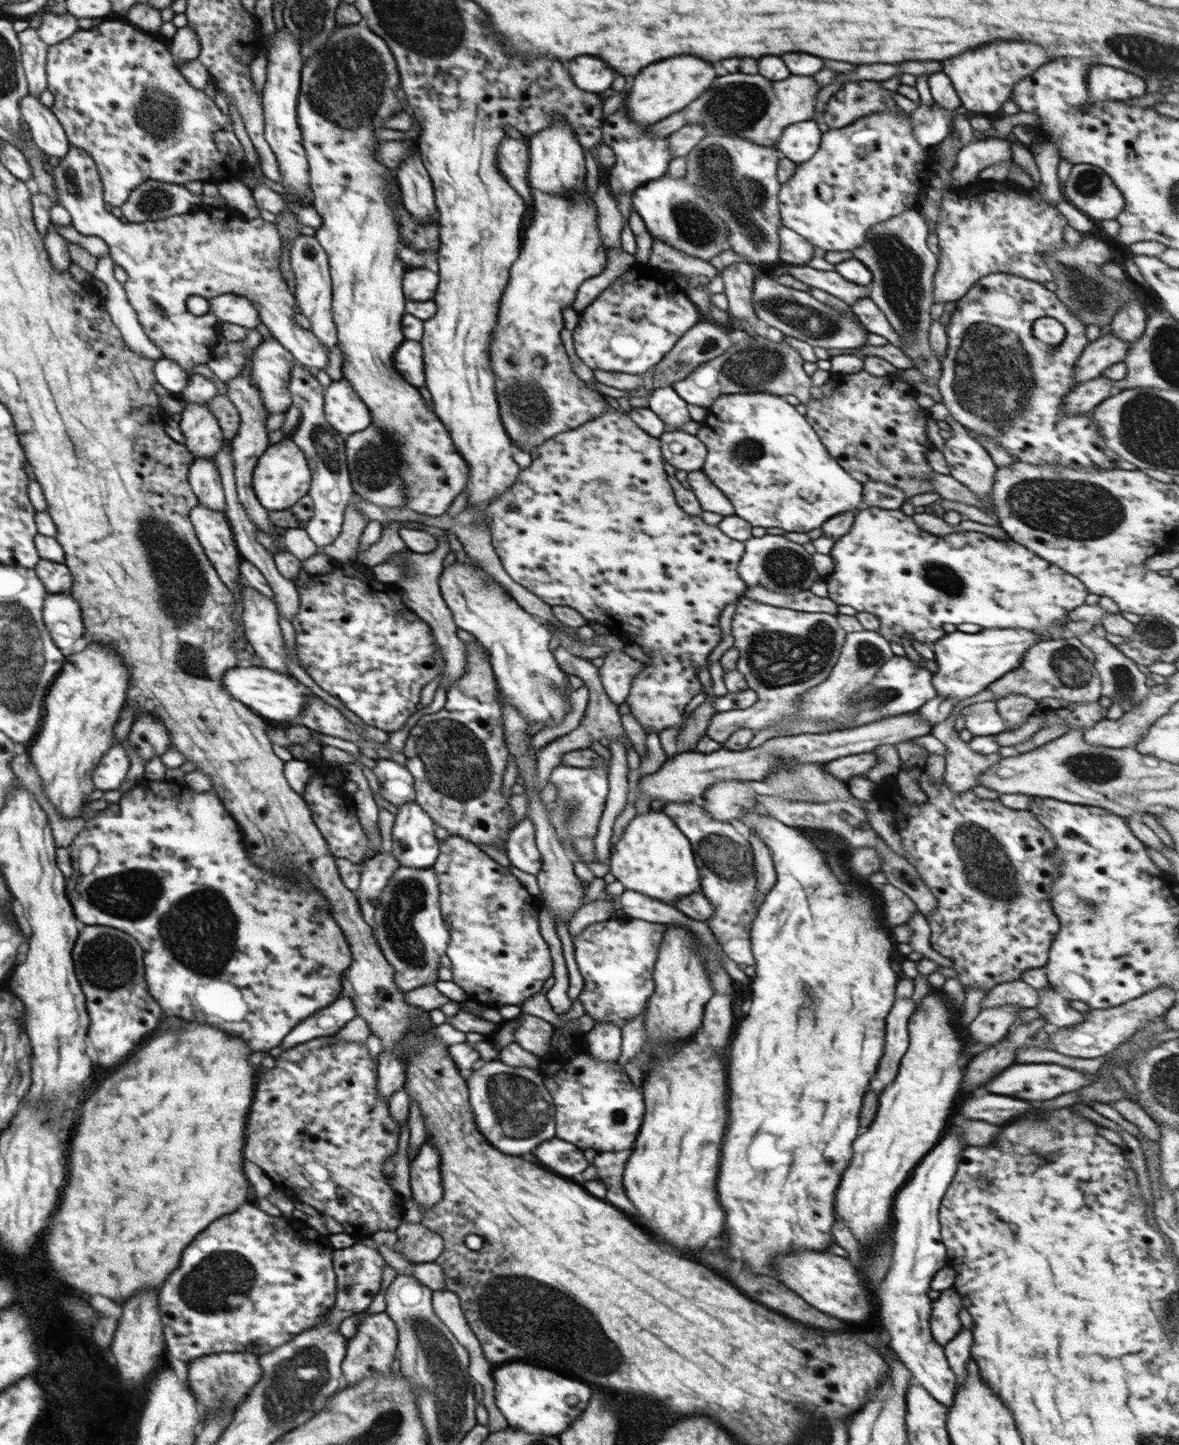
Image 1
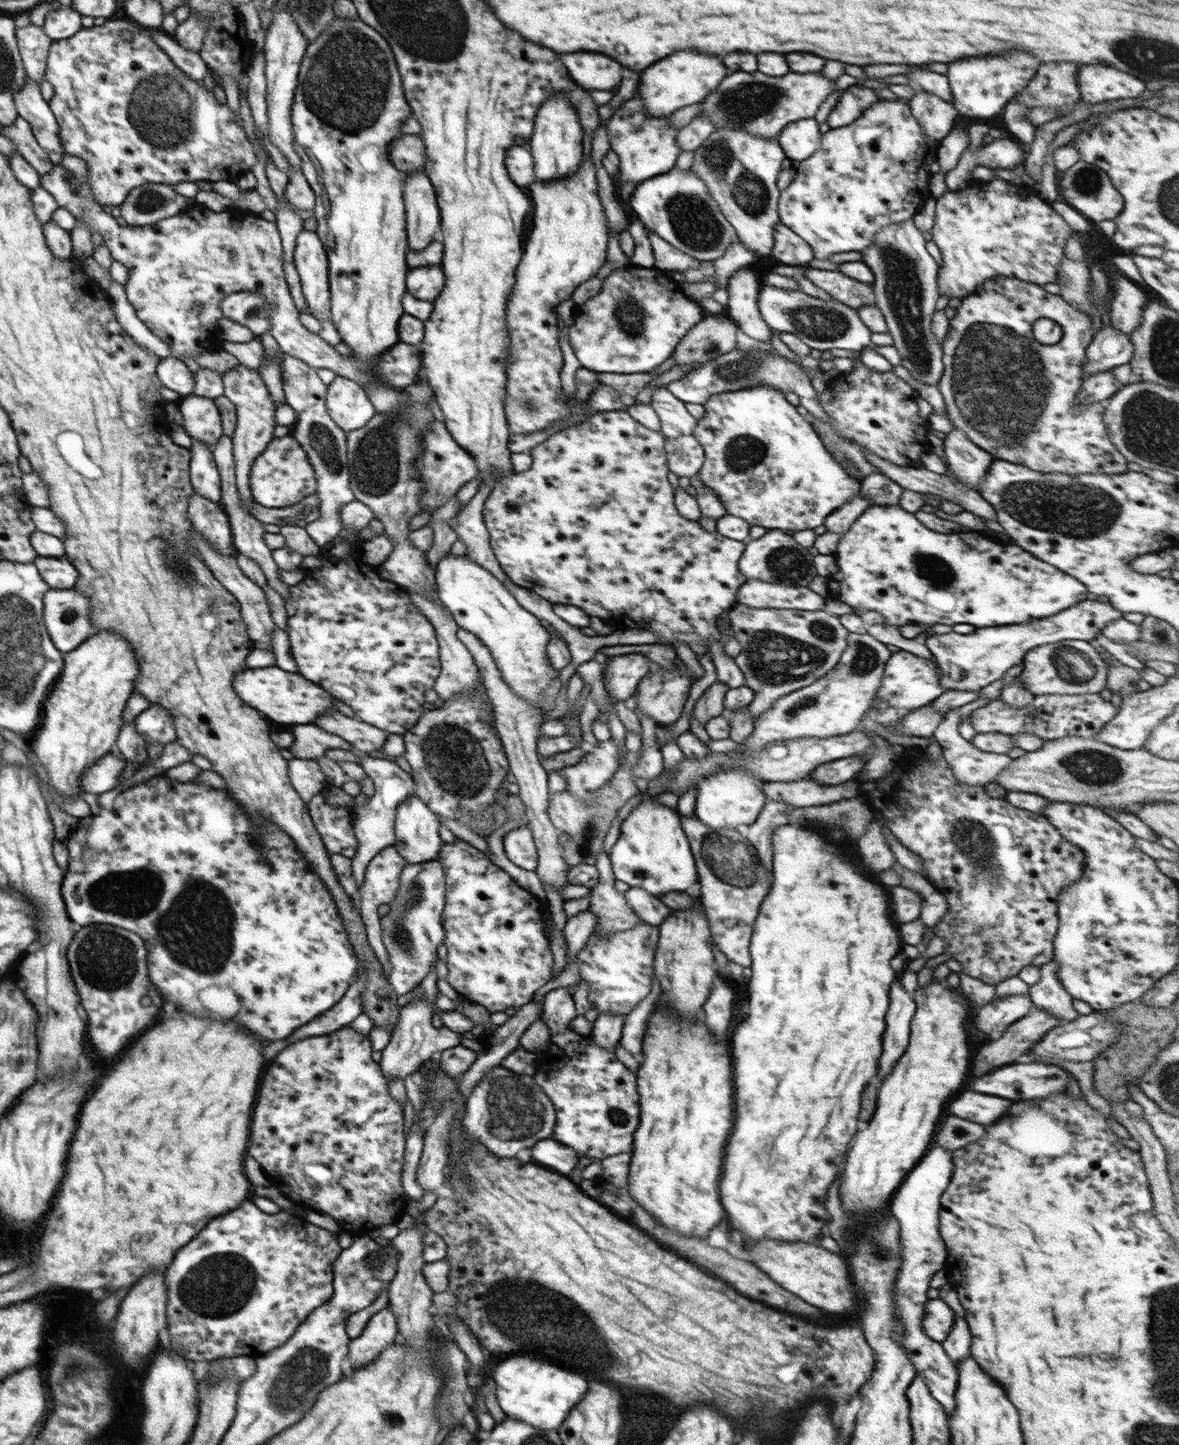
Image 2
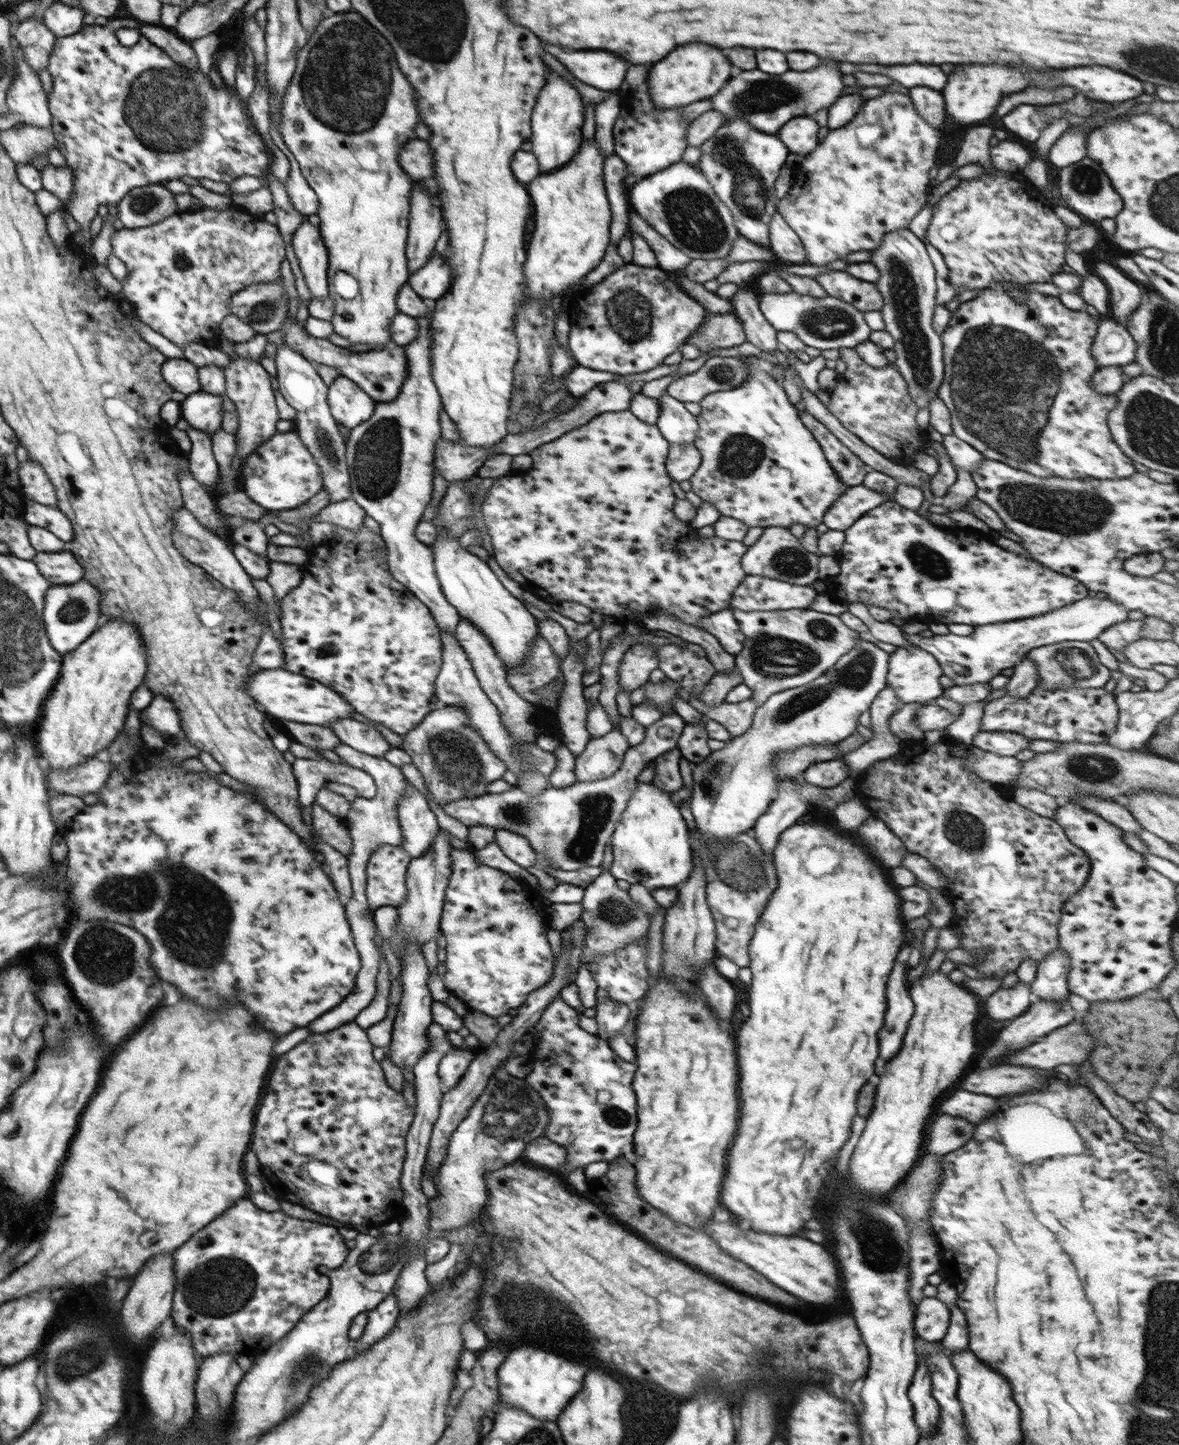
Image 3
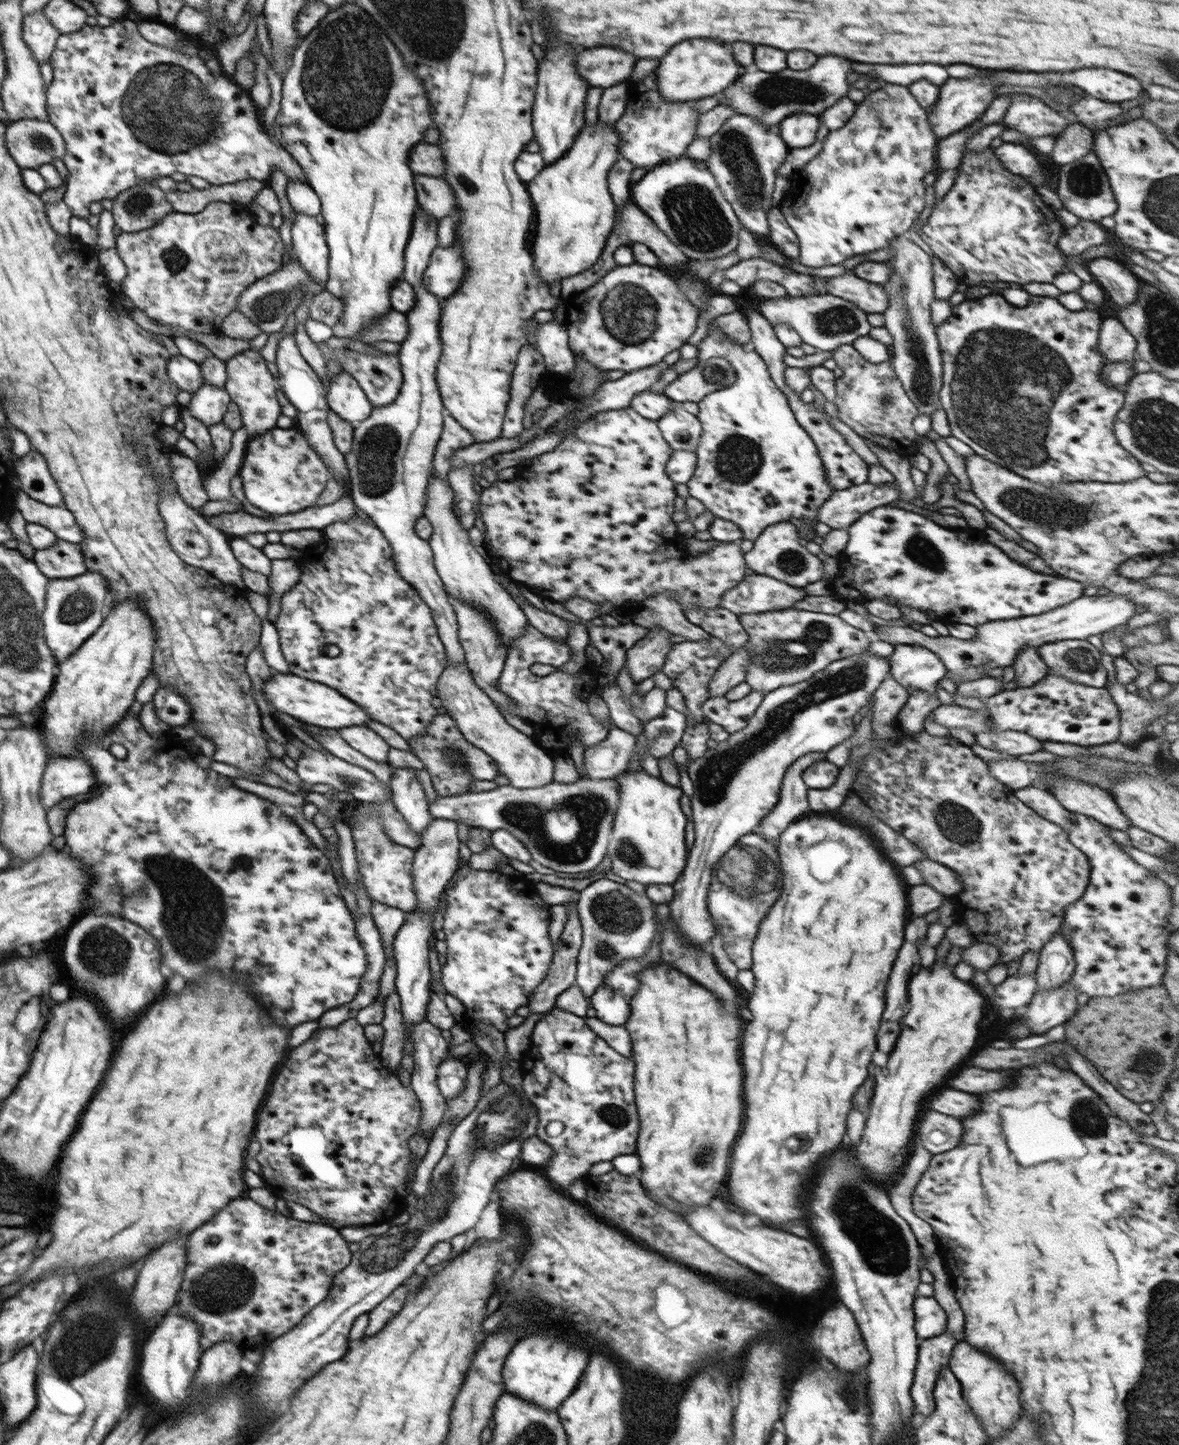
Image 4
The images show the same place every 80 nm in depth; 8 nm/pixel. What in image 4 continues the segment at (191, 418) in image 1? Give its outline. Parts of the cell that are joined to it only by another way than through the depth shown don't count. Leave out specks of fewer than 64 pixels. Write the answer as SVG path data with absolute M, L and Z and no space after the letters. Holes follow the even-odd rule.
M212 385L203 386L194 393L190 404L186 407L192 417L204 423L204 427L212 427L223 422L224 414L232 403L227 390Z

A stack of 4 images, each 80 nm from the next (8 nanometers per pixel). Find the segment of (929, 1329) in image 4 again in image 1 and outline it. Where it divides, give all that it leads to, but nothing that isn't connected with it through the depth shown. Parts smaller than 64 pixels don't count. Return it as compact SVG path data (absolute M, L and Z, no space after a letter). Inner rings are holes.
M952 1286L942 1290L932 1306L930 1324L933 1339L944 1347L963 1329L959 1315L963 1304L957 1290Z

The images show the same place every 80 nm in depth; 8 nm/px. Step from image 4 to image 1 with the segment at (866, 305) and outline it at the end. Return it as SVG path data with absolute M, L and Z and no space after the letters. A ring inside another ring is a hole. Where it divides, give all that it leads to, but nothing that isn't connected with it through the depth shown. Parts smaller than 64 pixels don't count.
M787 265L785 269L787 274L792 275L796 280L801 280L810 287L827 292L850 306L856 300L866 297L862 285L846 280L836 271L817 270L808 265Z

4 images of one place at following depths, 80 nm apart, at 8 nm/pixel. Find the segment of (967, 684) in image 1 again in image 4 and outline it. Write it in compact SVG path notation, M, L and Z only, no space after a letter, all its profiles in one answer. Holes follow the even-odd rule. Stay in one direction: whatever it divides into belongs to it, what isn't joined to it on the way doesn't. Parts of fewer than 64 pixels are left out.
M1108 593L1102 596L1081 596L1064 606L1053 608L1036 616L1023 616L1019 619L995 620L992 624L976 626L977 635L970 640L955 639L953 636L930 637L912 627L878 626L871 635L894 646L899 644L920 645L931 650L944 663L950 673L961 680L971 681L984 678L986 671L996 668L1013 667L1021 650L1029 646L1042 646L1056 640L1086 640L1088 636L1102 634L1126 624L1136 612L1136 606L1119 594Z

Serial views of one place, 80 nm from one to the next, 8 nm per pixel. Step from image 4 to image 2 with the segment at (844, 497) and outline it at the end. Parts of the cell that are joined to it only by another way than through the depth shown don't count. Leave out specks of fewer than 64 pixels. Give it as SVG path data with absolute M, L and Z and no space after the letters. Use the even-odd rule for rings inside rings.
M859 490L846 504L826 516L824 525L827 531L844 535L870 505L869 498Z

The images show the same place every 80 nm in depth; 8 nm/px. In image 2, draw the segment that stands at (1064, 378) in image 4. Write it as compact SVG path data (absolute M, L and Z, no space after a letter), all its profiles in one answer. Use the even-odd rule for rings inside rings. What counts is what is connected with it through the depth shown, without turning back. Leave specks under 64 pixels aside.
M994 277L984 281L979 287L975 288L972 294L963 298L962 304L956 309L954 317L949 320L949 329L943 342L944 372L938 381L937 387L944 397L949 420L954 427L958 428L960 432L964 432L972 442L975 442L976 446L986 450L994 460L1004 460L1012 464L1020 464L1020 466L1026 466L1026 468L1030 468L1034 472L1060 472L1069 475L1092 473L1115 475L1128 472L1128 461L1118 452L1109 439L1110 437L1108 437L1108 430L1106 429L1106 424L1104 424L1103 402L1080 403L1078 401L1078 392L1080 392L1083 380L1086 377L1083 371L1083 360L1086 358L1086 348L1092 342L1094 335L1092 321L1088 315L1070 306L1060 295L1046 292L1042 285L1008 277ZM1039 318L1049 318L1062 327L1062 338L1056 344L1040 344L1034 338L1032 325Z

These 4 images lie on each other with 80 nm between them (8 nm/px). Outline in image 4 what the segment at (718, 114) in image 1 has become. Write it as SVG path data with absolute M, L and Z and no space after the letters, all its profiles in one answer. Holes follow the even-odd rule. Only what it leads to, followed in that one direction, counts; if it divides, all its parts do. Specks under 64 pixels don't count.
M822 56L818 62L804 72L782 70L782 72L748 72L742 74L732 86L723 90L719 104L726 104L737 114L747 114L759 120L766 128L777 129L784 118L800 112L819 116L838 102L848 92L846 76L850 72L850 60L838 56Z

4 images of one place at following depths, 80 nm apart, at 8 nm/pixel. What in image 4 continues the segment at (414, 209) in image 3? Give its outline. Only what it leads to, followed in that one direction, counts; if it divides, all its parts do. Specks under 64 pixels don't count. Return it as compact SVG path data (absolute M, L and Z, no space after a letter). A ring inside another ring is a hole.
M418 205L406 250L404 251L405 267L403 280L414 287L416 300L413 310L407 314L409 333L401 343L398 352L401 364L403 382L398 397L392 404L374 408L368 419L354 425L353 443L350 454L345 456L349 470L349 486L347 495L354 504L363 510L388 539L392 549L395 570L408 584L411 584L421 596L421 599L431 608L440 640L445 646L447 661L452 666L467 666L464 649L459 643L456 611L447 599L444 583L438 576L433 563L433 552L427 540L422 540L415 534L414 525L424 514L427 488L433 472L434 451L439 443L443 430L443 403L436 380L437 364L442 352L440 338L440 301L435 294L428 292L423 285L423 272L428 266L432 251L438 246L438 221L436 217L428 216L426 211Z

